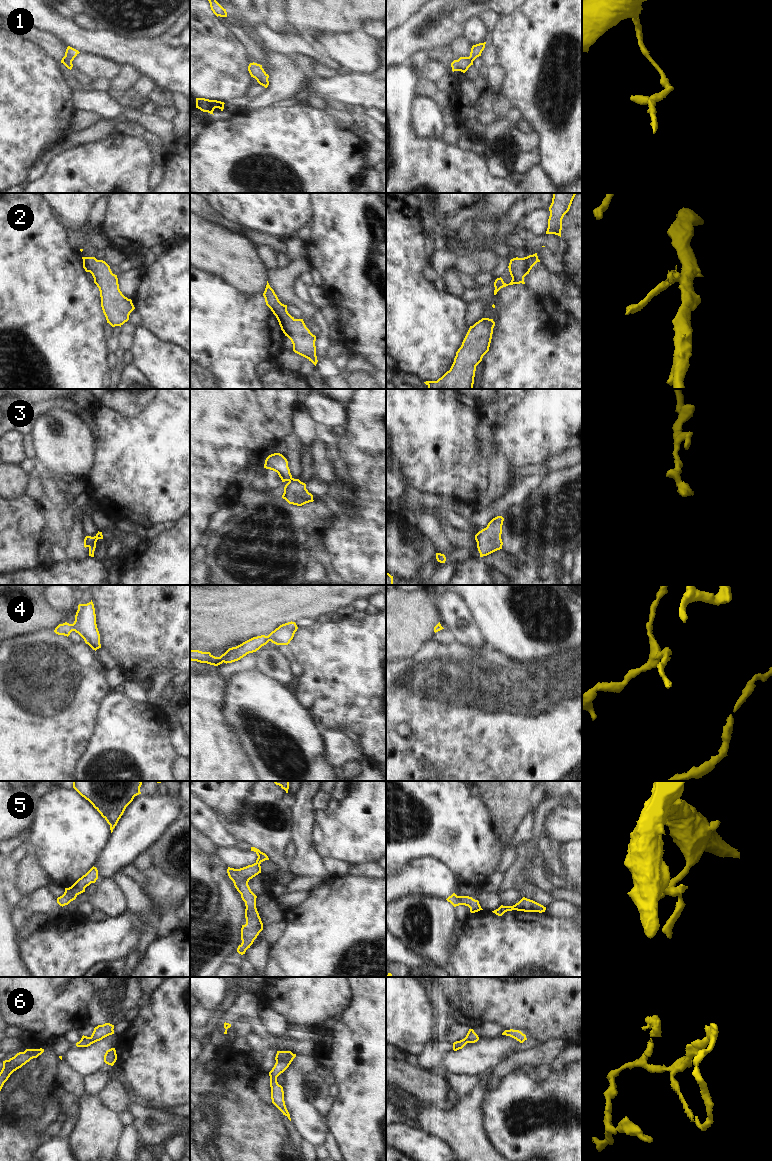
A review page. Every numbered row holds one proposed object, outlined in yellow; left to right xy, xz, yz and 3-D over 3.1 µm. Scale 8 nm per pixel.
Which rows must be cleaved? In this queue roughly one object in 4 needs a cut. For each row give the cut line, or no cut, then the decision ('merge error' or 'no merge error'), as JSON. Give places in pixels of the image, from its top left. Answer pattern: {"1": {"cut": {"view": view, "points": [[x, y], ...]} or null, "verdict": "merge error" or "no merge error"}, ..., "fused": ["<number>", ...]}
{"1": {"cut": null, "verdict": "no merge error"}, "2": {"cut": null, "verdict": "no merge error"}, "3": {"cut": {"view": "xy", "points": [[95, 536], [95, 541], [89, 547]]}, "verdict": "merge error"}, "4": {"cut": null, "verdict": "no merge error"}, "5": {"cut": null, "verdict": "no merge error"}, "6": {"cut": {"view": "xz", "points": [[291, 1052], [276, 1061]]}, "verdict": "merge error"}, "fused": ["3", "6"]}

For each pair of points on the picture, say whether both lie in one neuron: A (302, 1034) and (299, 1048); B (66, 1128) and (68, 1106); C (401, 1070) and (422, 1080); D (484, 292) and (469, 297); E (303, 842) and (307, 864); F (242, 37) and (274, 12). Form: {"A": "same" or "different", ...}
{"A": "different", "B": "same", "C": "same", "D": "same", "E": "same", "F": "different"}

